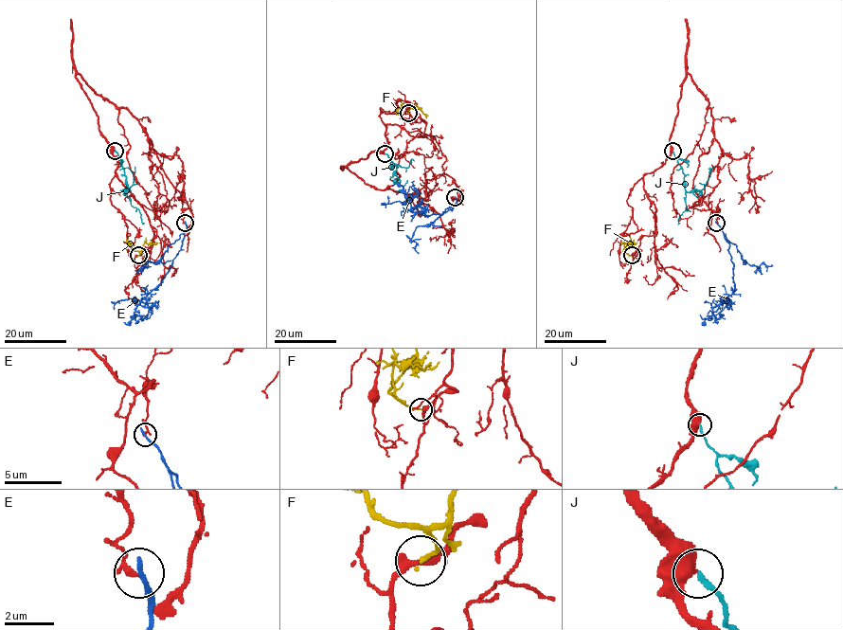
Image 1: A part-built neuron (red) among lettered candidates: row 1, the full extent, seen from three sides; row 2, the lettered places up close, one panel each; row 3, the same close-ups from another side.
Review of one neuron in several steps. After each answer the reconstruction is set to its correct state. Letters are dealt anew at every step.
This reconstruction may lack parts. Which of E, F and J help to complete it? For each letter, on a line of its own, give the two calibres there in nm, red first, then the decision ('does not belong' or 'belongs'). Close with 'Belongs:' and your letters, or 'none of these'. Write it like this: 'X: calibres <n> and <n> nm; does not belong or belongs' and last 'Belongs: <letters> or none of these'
E: calibres 240 and 200 nm; does not belong
F: calibres 340 and 170 nm; does not belong
J: calibres 600 and 190 nm; belongs
Belongs: J

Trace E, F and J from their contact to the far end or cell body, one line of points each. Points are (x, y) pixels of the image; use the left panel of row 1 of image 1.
E: (185, 223), (184, 238), (171, 266), (140, 300), (148, 312), (143, 319), (134, 315)
F: (138, 255), (144, 243), (156, 242)
J: (115, 151), (123, 169), (126, 191), (134, 181), (133, 173), (128, 168), (124, 169)

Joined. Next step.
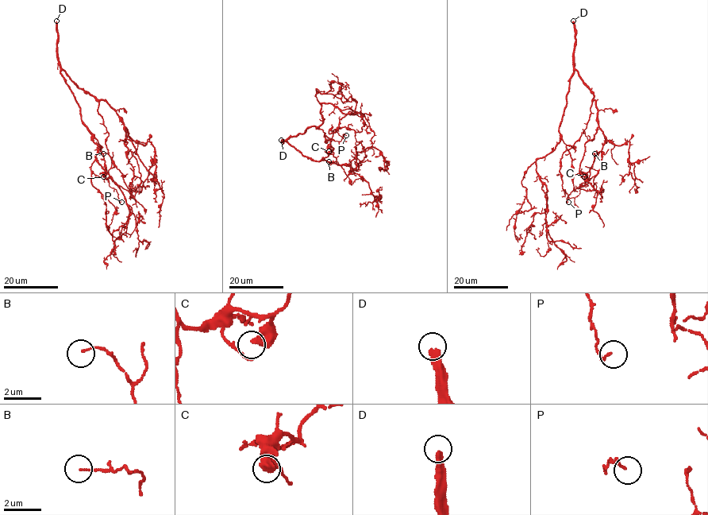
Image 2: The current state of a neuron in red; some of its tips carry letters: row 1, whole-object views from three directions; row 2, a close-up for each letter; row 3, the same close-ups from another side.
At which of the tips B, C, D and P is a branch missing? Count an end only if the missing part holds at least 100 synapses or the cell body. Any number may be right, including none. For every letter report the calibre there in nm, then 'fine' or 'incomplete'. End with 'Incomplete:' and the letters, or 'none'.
B: 90 nm thick; fine
C: 550 nm thick; fine
D: 340 nm thick; incomplete
P: 140 nm thick; fine
Incomplete: D

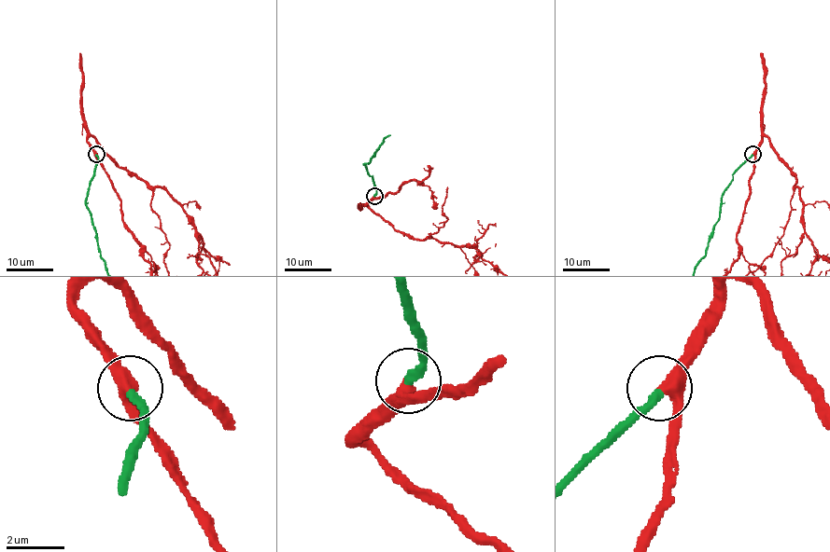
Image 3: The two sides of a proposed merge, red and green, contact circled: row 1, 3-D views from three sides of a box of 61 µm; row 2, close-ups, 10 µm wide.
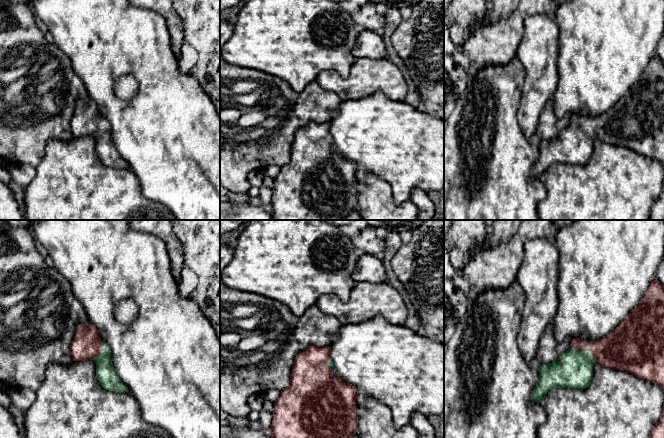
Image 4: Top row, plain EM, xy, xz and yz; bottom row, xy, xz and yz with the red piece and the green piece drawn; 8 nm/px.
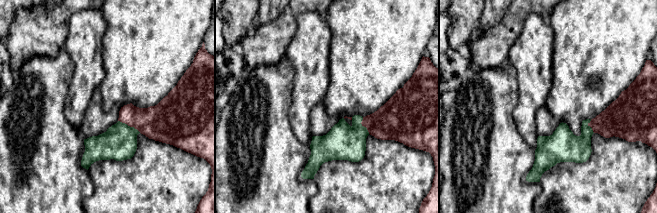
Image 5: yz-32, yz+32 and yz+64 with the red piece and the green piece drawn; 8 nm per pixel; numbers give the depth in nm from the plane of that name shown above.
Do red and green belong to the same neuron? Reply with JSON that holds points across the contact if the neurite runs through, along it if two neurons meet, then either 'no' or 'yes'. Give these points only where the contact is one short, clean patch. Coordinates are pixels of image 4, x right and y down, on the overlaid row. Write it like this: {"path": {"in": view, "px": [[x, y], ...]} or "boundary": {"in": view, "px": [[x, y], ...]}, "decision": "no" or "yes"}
{"decision": "yes"}

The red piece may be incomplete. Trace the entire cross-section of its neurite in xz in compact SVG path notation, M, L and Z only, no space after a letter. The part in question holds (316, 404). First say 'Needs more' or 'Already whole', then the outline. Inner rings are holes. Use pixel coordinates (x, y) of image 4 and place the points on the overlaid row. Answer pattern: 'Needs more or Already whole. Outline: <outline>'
Needs more. Outline: M310 346L294 360L289 386L274 402L272 438L351 438L358 432L356 387L334 376L330 347Z

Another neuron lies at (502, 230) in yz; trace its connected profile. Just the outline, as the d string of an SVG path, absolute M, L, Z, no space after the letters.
M494 220L488 240L492 247L504 244L518 230L522 220Z

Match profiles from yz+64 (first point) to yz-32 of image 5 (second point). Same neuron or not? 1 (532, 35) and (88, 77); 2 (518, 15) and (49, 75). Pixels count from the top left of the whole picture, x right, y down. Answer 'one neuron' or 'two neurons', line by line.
1: one neuron
2: two neurons

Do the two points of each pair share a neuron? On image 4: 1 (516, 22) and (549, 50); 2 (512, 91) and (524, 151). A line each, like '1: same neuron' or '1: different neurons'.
1: different neurons
2: same neuron

